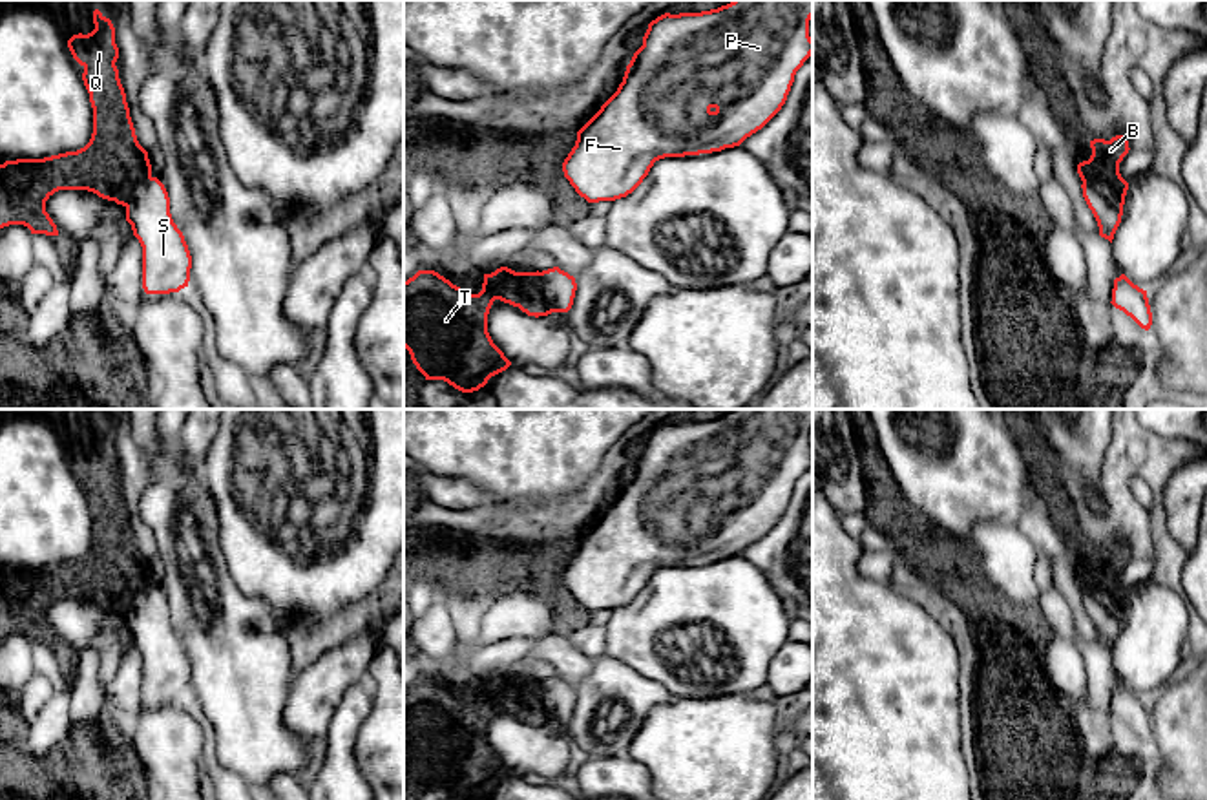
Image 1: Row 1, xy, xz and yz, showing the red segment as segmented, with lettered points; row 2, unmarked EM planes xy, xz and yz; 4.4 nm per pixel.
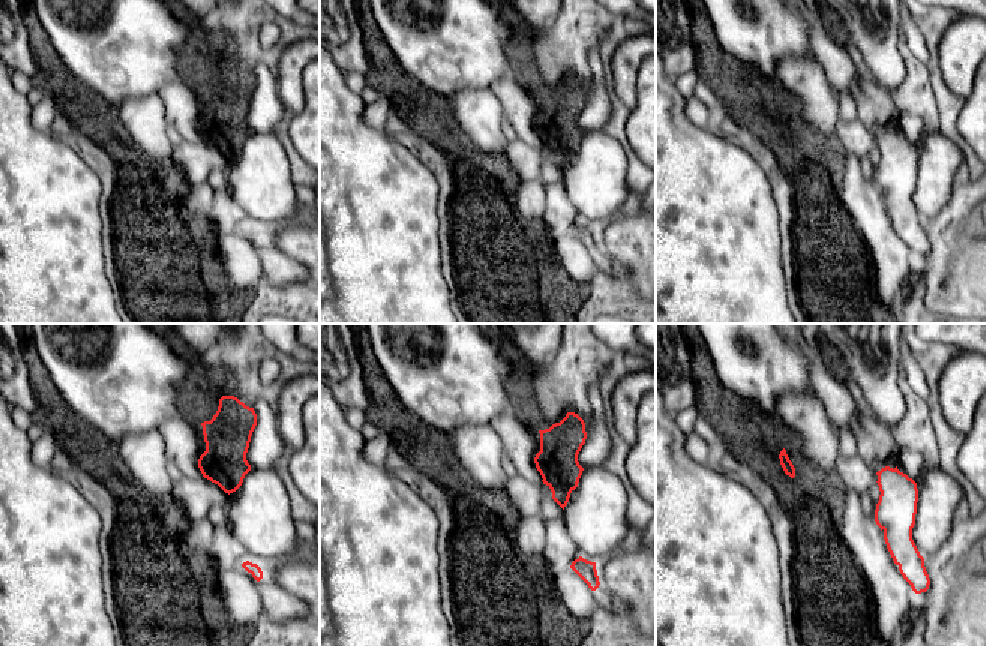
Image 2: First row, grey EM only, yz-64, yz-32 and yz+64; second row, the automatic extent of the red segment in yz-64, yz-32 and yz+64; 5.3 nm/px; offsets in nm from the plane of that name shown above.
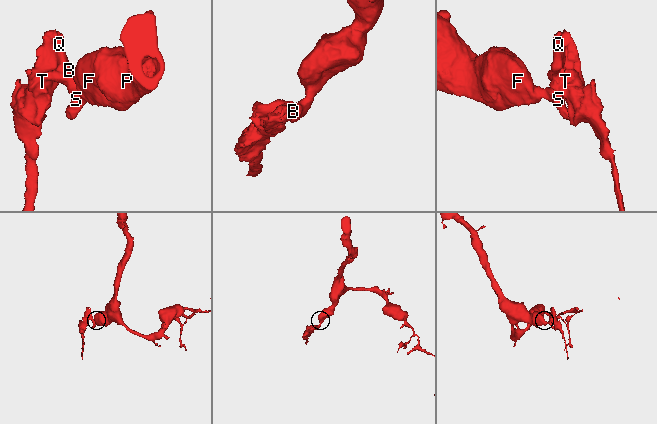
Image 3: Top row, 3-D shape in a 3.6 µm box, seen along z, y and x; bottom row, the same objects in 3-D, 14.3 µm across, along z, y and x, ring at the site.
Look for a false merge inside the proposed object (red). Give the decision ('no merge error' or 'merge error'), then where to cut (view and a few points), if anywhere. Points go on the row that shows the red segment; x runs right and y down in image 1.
merge error; cut yz (1083, 179), (1105, 183), (1123, 198)

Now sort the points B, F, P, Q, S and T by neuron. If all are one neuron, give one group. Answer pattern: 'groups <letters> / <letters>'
groups B Q T / F P S

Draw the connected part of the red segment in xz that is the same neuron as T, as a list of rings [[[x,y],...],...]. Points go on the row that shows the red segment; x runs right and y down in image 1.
[[[500,267],[484,274],[478,294],[466,292],[435,270],[418,270],[404,281],[404,347],[425,380],[444,380],[473,393],[511,365],[488,332],[495,300],[535,318],[553,312],[539,270]]]

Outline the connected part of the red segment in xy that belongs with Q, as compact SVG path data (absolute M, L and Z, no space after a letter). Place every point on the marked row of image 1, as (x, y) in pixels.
M99 9L93 24L91 33L68 40L73 58L84 68L82 80L93 108L91 139L77 152L0 164L0 228L24 225L31 234L58 236L46 212L55 192L88 190L126 206L133 190L152 179L148 152L137 141L115 66L115 27Z

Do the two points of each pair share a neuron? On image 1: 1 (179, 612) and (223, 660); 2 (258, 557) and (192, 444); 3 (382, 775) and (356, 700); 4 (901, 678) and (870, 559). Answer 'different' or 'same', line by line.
1: same
2: different
3: different
4: different

